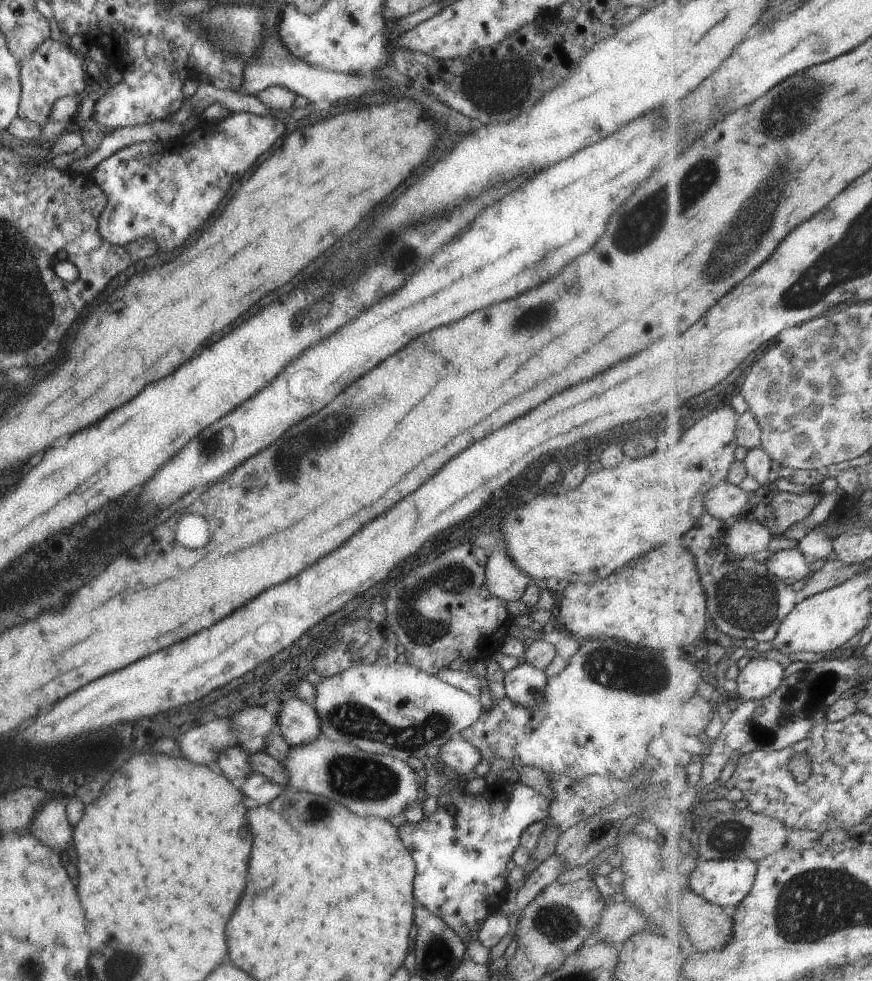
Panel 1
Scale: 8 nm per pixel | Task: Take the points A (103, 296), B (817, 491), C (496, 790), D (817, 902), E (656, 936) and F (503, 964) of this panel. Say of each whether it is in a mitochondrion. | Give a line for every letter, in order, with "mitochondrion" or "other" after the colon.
A: other
B: other
C: other
D: mitochondrion
E: other
F: other

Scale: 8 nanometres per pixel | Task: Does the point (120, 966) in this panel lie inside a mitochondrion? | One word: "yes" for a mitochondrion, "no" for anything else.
yes

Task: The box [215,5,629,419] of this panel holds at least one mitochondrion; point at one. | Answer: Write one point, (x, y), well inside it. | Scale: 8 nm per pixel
(496, 94)

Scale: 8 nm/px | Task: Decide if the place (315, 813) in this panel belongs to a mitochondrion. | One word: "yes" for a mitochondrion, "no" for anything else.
yes

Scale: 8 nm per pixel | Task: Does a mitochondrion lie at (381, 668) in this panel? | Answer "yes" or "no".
no

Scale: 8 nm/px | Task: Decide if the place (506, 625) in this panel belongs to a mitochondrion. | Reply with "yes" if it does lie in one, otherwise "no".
no

